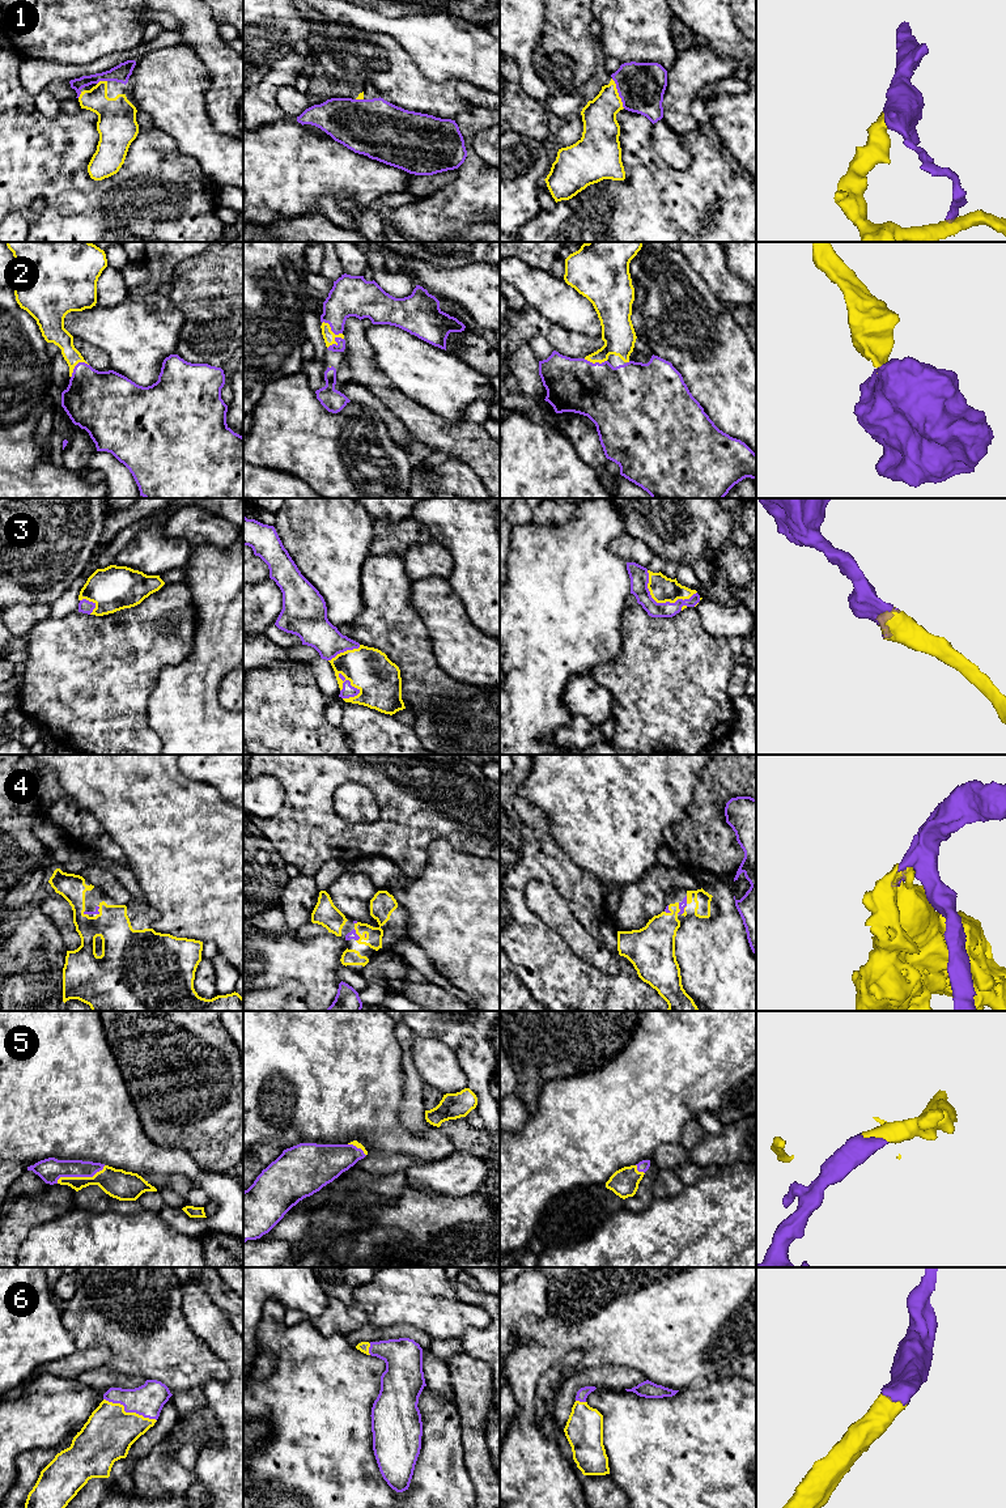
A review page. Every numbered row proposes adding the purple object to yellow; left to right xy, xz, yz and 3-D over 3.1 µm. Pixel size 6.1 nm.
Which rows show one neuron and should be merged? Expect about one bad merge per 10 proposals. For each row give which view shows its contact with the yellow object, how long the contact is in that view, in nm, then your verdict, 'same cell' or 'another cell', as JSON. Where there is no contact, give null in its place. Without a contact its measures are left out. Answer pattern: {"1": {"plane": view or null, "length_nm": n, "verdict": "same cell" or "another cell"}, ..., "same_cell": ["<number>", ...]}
{"1": {"plane": "yz", "length_nm": 200, "verdict": "same cell"}, "2": {"plane": "xz", "length_nm": 180, "verdict": "same cell"}, "3": {"plane": "yz", "length_nm": 340, "verdict": "same cell"}, "4": {"plane": "xz", "length_nm": 80, "verdict": "same cell"}, "5": {"plane": "xy", "length_nm": 320, "verdict": "same cell"}, "6": {"plane": "xy", "length_nm": 360, "verdict": "same cell"}, "same_cell": ["1", "2", "3", "4", "5", "6"]}

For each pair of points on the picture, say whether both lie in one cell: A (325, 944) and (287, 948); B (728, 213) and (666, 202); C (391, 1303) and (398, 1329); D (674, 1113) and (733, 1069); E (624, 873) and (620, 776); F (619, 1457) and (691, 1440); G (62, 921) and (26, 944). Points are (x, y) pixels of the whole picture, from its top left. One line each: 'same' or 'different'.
A: same
B: same
C: different
D: same
E: same
F: same
G: different

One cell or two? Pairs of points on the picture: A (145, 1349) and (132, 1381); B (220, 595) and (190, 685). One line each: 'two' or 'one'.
A: two
B: one

